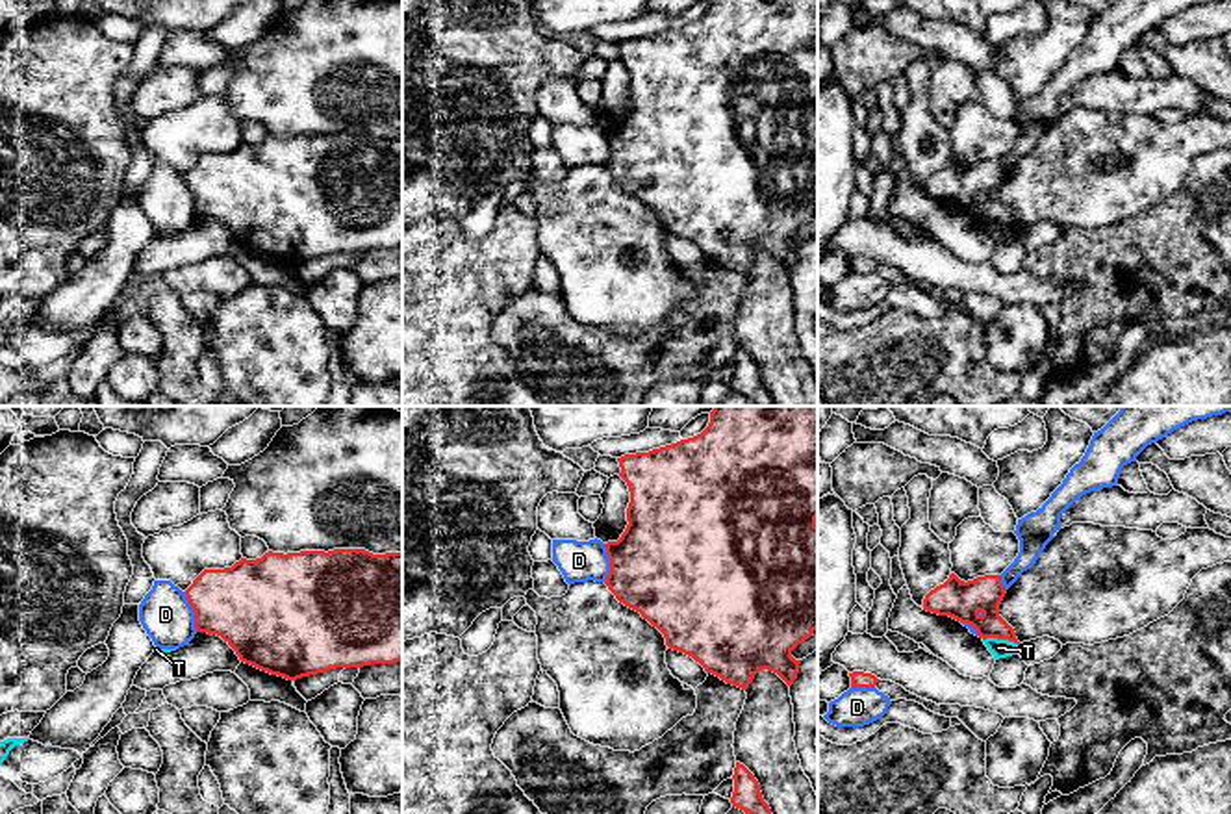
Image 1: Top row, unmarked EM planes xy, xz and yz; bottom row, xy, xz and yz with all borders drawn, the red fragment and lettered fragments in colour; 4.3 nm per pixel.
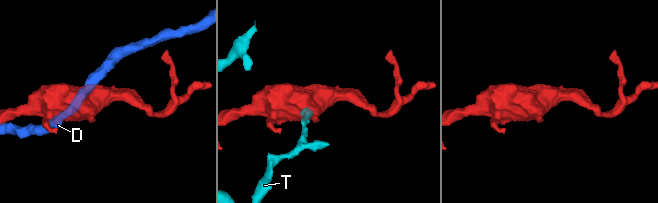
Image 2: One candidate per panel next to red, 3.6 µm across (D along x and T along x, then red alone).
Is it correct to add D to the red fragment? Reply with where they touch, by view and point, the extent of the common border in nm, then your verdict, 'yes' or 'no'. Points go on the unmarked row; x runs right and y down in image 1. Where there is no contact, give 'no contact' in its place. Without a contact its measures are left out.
xy (193, 195) | 190 nm | no

